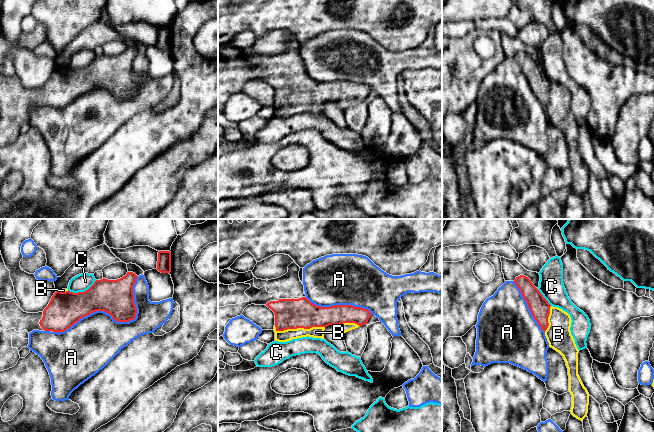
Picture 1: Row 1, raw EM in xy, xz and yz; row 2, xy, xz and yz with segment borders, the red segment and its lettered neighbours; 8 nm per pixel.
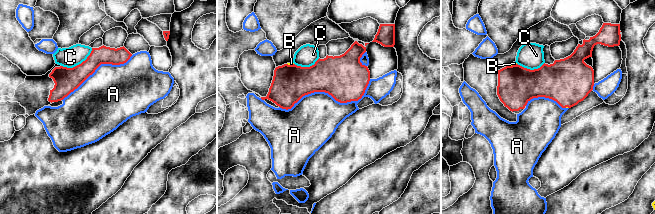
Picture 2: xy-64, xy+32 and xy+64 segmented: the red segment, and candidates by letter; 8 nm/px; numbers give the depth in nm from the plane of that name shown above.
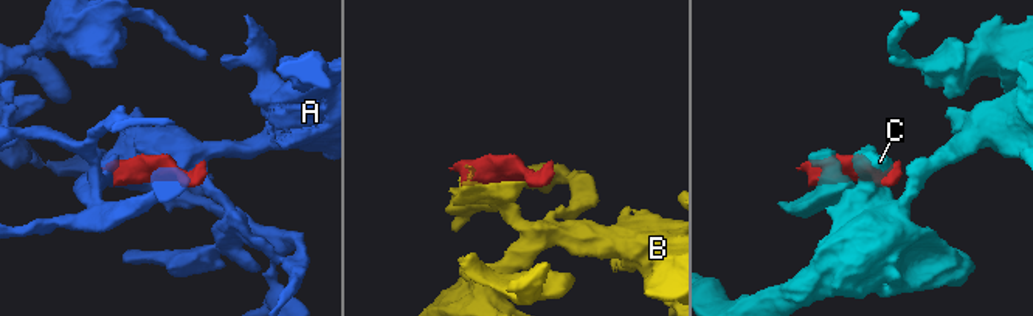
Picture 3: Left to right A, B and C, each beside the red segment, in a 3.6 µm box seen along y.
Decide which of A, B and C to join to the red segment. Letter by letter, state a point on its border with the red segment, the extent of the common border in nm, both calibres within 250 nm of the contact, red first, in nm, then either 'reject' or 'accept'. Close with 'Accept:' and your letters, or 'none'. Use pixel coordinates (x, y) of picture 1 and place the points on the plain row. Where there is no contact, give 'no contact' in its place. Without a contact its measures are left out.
A: contact xy (114, 95); length 800 nm; calibres 280 and 400 nm; reject
B: contact xz (298, 103); length 400 nm; calibres 240 and 100 nm; accept
C: contact xy (82, 68); length 240 nm; calibres 280 and 140 nm; reject
Accept: B

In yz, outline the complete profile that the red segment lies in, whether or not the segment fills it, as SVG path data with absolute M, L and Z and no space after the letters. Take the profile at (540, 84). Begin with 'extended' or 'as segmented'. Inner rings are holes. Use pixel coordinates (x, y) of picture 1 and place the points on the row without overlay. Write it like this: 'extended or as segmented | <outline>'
extended | M520 51L514 59L527 78L534 95L545 108L549 123L563 132L568 144L569 168L572 171L570 188L583 197L588 189L589 169L578 151L579 126L570 107L571 93L562 85L551 82L528 53Z

